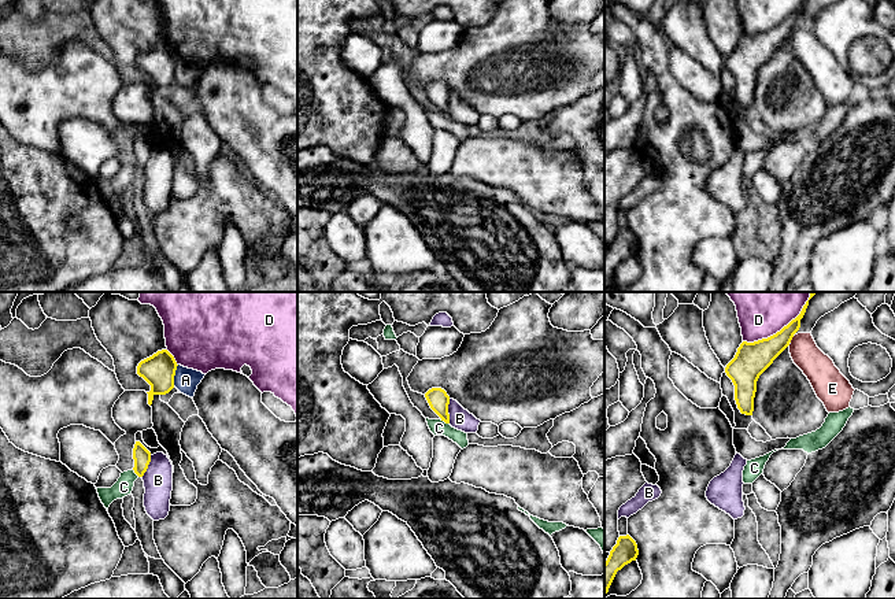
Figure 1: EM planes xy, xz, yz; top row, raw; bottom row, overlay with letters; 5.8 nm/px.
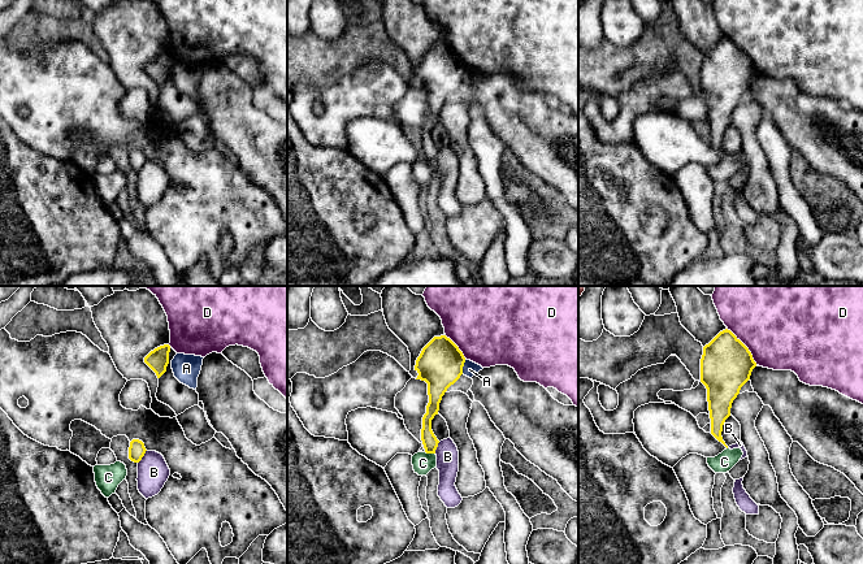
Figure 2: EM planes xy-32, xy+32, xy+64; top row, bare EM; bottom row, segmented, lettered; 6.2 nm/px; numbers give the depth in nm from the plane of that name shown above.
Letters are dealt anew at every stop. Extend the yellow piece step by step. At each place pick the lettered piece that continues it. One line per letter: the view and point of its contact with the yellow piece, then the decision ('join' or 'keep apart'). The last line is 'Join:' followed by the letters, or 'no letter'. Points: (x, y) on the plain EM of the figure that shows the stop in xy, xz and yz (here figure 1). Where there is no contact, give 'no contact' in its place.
A: contact xy (174, 67); keep apart
B: contact xz (447, 104); keep apart
C: contact xz (444, 114); keep apart
D: contact yz (773, 28); keep apart
E: contact yz (791, 32); keep apart
Join: no letter

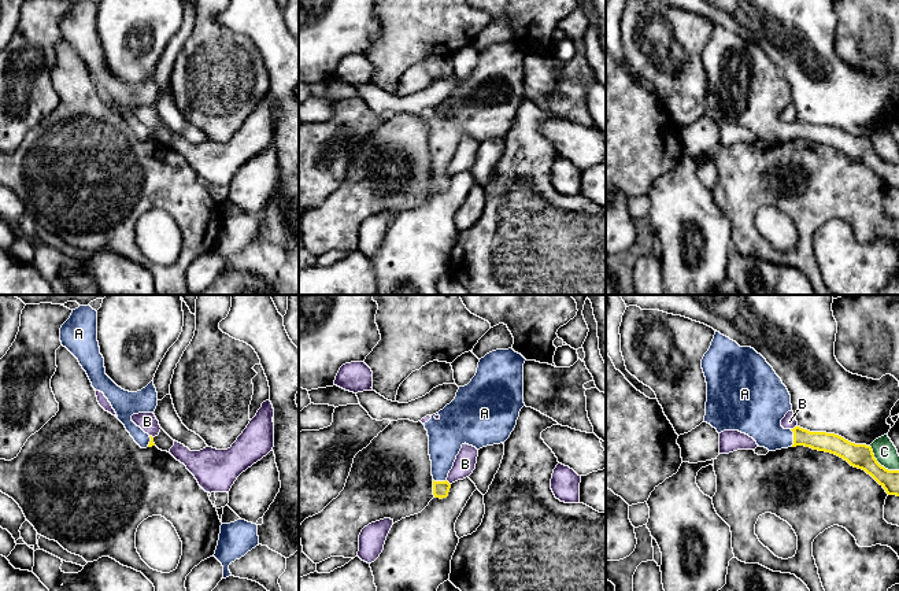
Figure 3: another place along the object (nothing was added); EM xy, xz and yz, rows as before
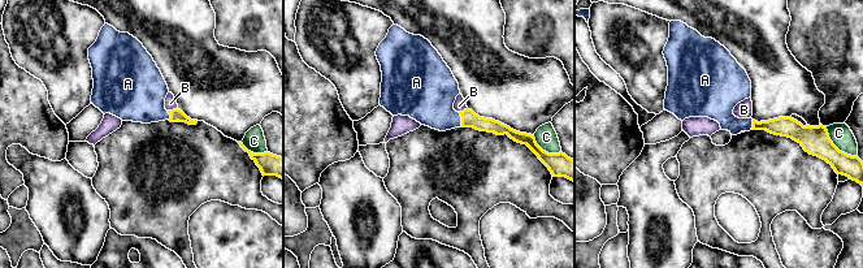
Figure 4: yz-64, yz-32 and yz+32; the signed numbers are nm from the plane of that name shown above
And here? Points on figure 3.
A: contact yz (794, 130); join
B: contact yz (795, 119); keep apart
C: contact yz (879, 157); keep apart
Join: A

